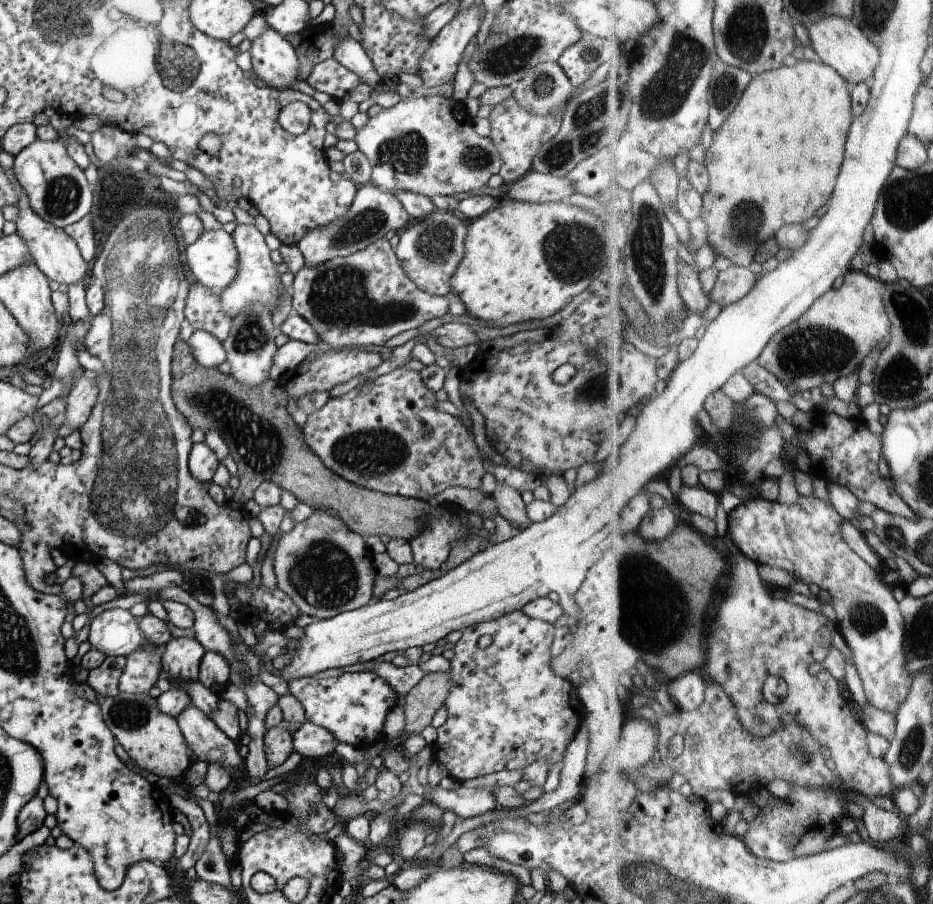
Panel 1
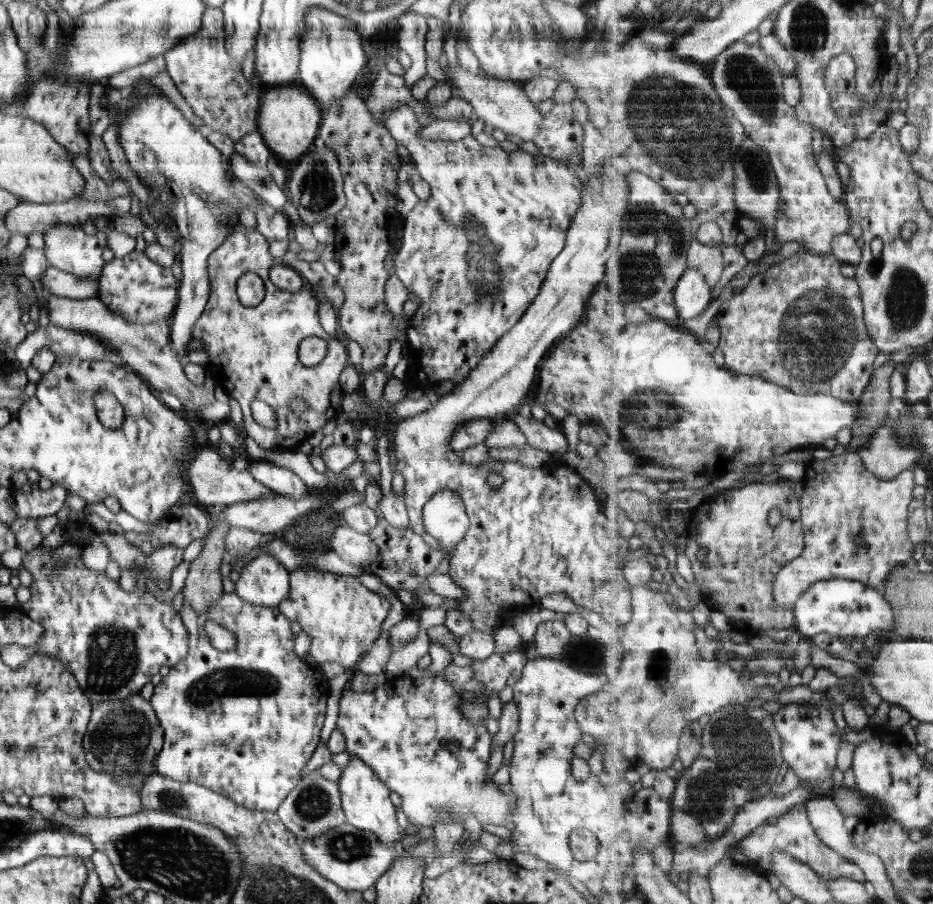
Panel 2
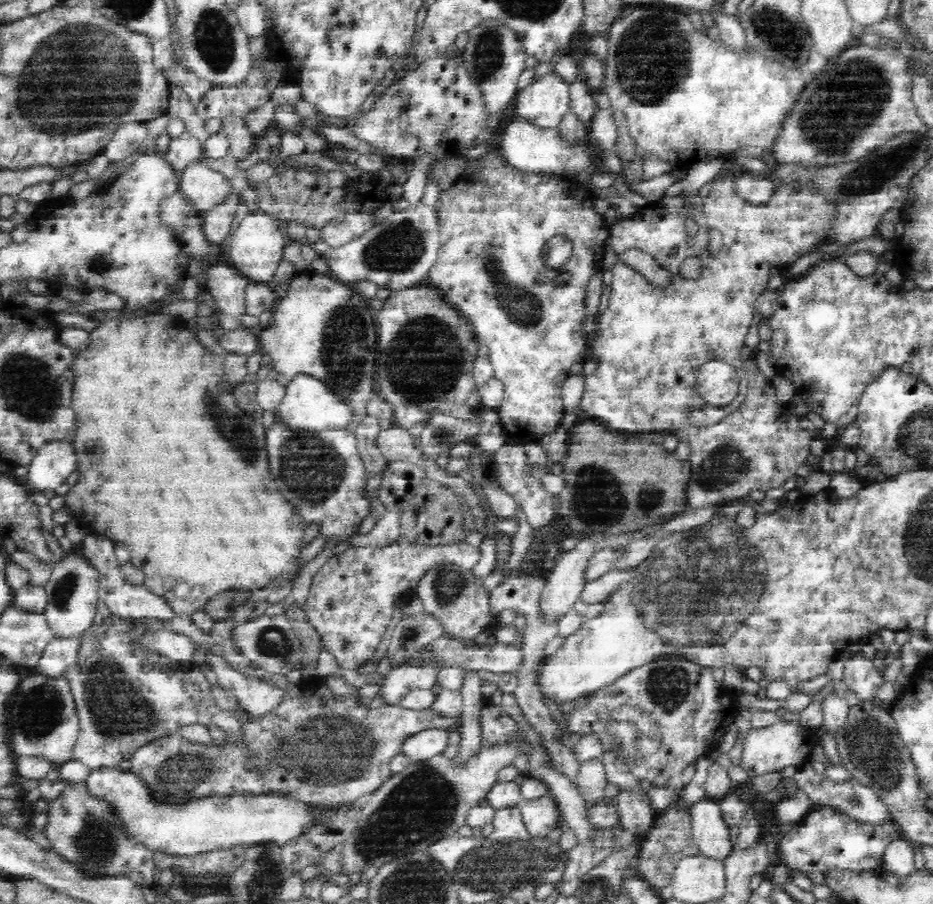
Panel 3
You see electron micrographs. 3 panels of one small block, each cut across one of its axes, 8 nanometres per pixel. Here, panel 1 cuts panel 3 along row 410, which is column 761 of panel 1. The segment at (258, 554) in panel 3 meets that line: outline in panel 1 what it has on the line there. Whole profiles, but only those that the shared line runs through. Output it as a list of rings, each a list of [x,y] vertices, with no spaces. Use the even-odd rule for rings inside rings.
[[[800,60],[794,67],[778,69],[776,72],[764,73],[762,76],[758,75],[756,82],[750,86],[746,96],[742,98],[740,106],[732,112],[730,118],[726,120],[726,124],[716,132],[714,143],[707,151],[706,164],[712,175],[712,184],[710,185],[710,190],[705,194],[703,216],[709,222],[709,242],[715,249],[717,256],[725,256],[736,265],[748,267],[756,262],[758,252],[760,252],[758,248],[764,246],[772,236],[776,238],[784,226],[806,222],[812,216],[816,216],[822,206],[828,205],[834,196],[843,171],[847,157],[847,144],[856,118],[854,102],[852,102],[851,82],[837,68],[827,65],[820,60]]]

